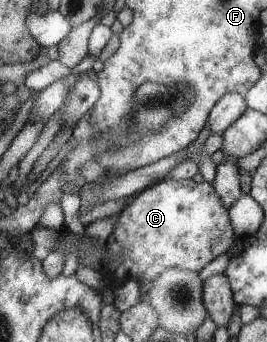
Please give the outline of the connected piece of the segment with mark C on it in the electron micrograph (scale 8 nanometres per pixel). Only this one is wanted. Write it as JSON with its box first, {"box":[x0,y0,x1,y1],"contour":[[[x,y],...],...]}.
{"box":[99,178,237,290],"contour":[[[169,178],[138,193],[133,202],[119,214],[115,229],[107,240],[110,262],[107,267],[99,270],[104,286],[115,290],[128,281],[148,283],[157,279],[169,267],[199,273],[221,254],[226,254],[237,238],[228,210],[213,184],[209,182],[197,184],[192,179],[177,181]]]}

